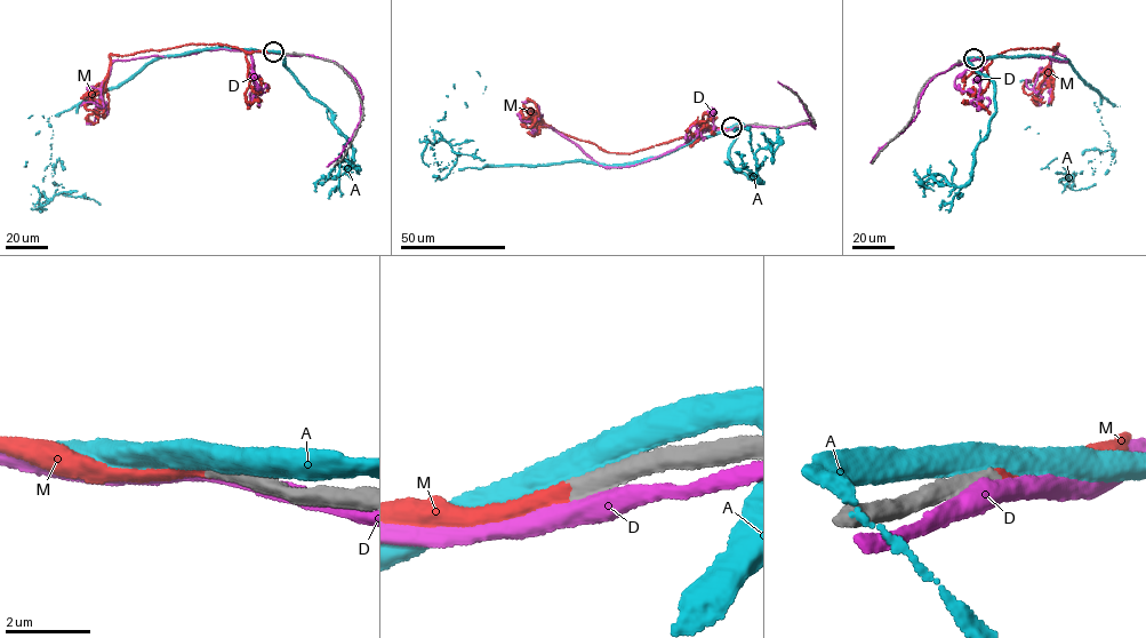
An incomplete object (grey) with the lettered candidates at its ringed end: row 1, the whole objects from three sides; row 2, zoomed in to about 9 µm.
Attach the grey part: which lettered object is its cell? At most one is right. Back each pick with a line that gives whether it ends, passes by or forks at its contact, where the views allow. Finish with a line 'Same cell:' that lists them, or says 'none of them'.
M: it ends
Same cell: M

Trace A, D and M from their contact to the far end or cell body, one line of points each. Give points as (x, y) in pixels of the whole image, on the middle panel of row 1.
A: (732, 127), (630, 164), (461, 169), (453, 160), (440, 169), (430, 148), (442, 138), (454, 84)
D: (732, 128), (703, 130), (674, 149), (636, 164), (606, 167), (543, 124), (537, 104), (531, 101), (521, 102)
M: (732, 128), (710, 127), (632, 153), (606, 151), (538, 122), (538, 110), (534, 102), (528, 102)

